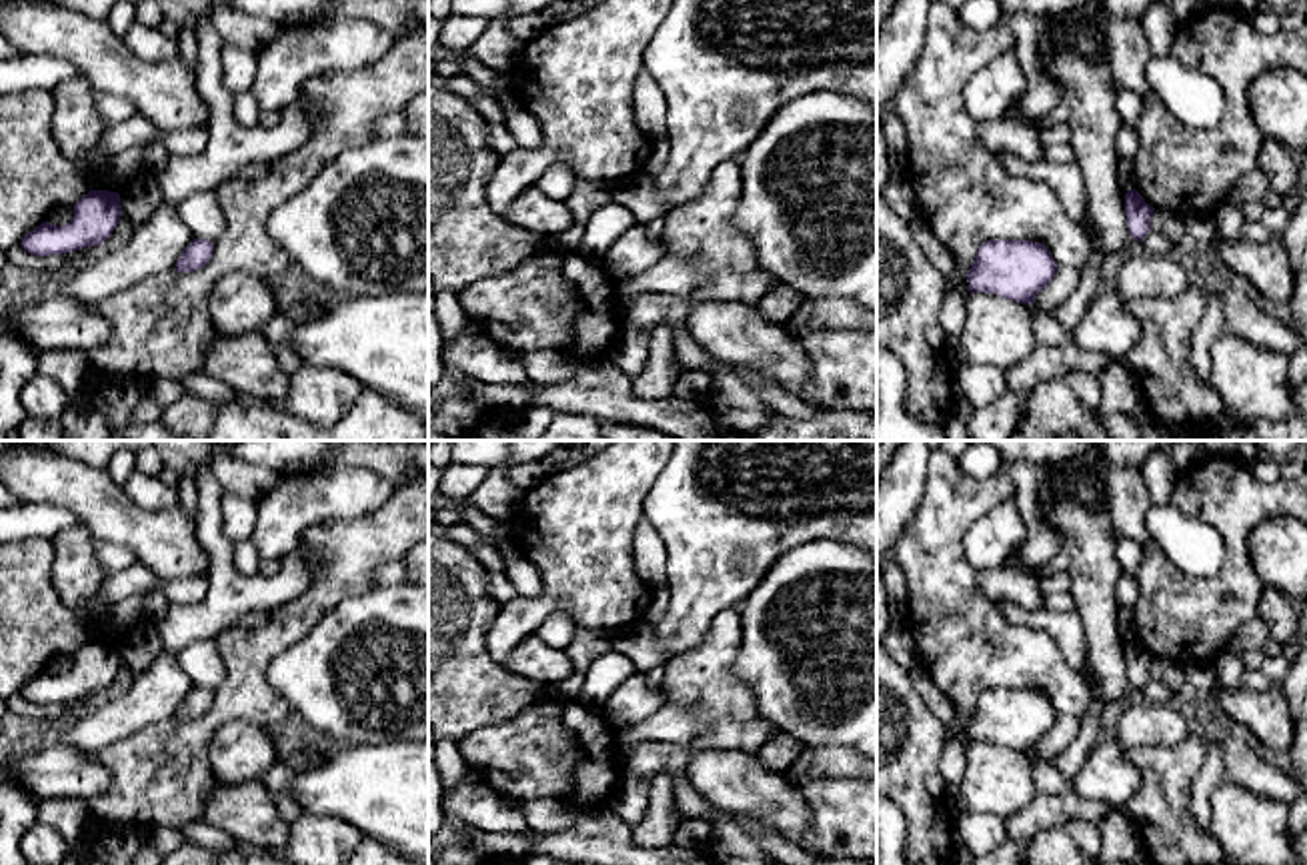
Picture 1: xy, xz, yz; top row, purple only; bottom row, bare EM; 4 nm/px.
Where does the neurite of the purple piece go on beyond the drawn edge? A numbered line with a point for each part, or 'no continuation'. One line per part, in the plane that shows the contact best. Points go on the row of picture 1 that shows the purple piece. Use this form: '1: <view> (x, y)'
no continuation

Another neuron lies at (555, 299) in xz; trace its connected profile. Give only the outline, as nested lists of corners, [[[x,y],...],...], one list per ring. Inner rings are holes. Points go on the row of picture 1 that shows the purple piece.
[[[542,246],[514,270],[466,286],[458,292],[458,302],[466,318],[504,352],[522,356],[554,348],[582,364],[608,354],[618,338],[622,318],[616,312],[614,296],[616,278],[602,262]]]

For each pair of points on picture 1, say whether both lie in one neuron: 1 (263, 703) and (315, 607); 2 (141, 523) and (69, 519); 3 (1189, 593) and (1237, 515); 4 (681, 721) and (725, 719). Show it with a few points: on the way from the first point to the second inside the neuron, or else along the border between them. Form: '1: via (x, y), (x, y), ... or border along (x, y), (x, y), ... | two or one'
1: via (257, 677), (257, 657), (289, 625) | one
2: border along (35, 501), (63, 505), (83, 521) | two
3: via (1213, 587), (1235, 565), (1235, 539) | one
4: border along (667, 703), (707, 715), (689, 745) | two

